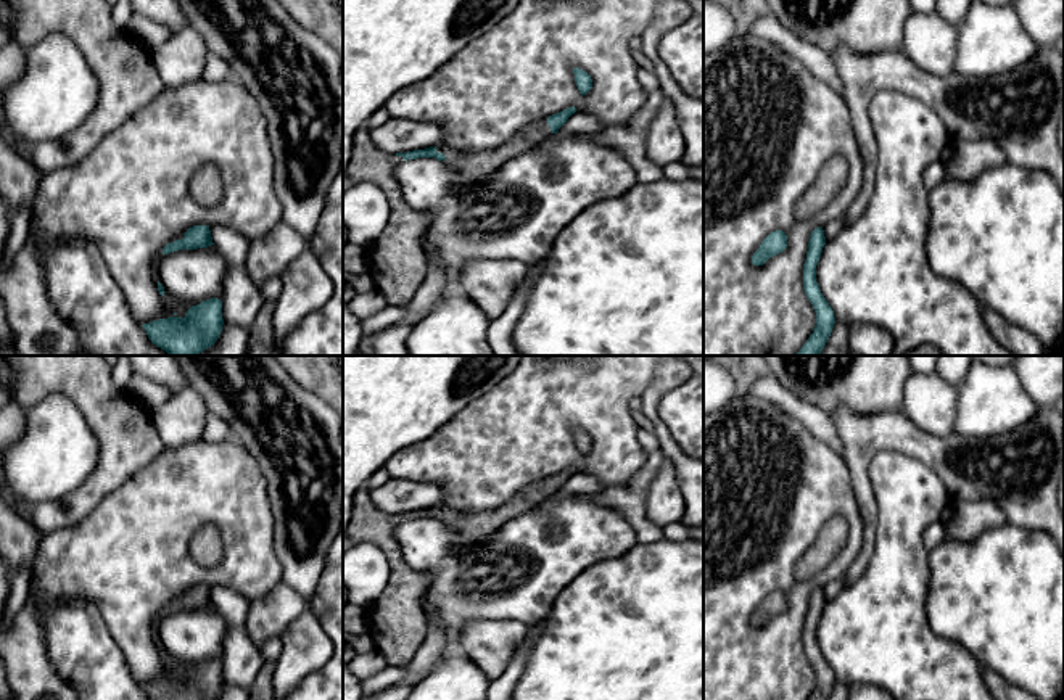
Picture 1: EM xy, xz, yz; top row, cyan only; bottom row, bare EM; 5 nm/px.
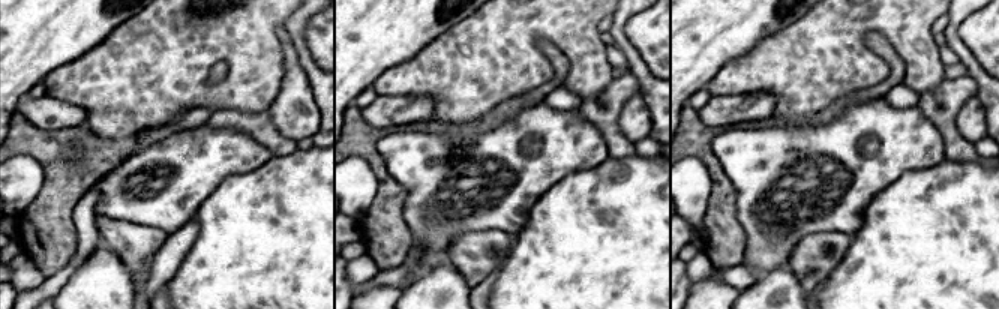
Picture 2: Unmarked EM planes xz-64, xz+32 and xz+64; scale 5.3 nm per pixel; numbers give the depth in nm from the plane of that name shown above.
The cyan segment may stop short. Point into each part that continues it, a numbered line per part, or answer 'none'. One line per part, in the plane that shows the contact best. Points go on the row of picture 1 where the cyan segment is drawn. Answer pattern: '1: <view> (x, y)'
1: xz (472, 168)

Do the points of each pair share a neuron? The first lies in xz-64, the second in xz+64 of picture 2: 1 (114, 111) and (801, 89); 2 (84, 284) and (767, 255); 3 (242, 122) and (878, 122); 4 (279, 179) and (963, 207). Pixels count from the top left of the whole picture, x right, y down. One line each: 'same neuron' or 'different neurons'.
1: same neuron
2: different neurons
3: different neurons
4: same neuron

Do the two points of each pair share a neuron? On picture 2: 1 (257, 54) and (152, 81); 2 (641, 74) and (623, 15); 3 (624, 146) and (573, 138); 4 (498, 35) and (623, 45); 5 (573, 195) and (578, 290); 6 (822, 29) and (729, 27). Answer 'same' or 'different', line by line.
1: same
2: same
3: different
4: different
5: same
6: different

